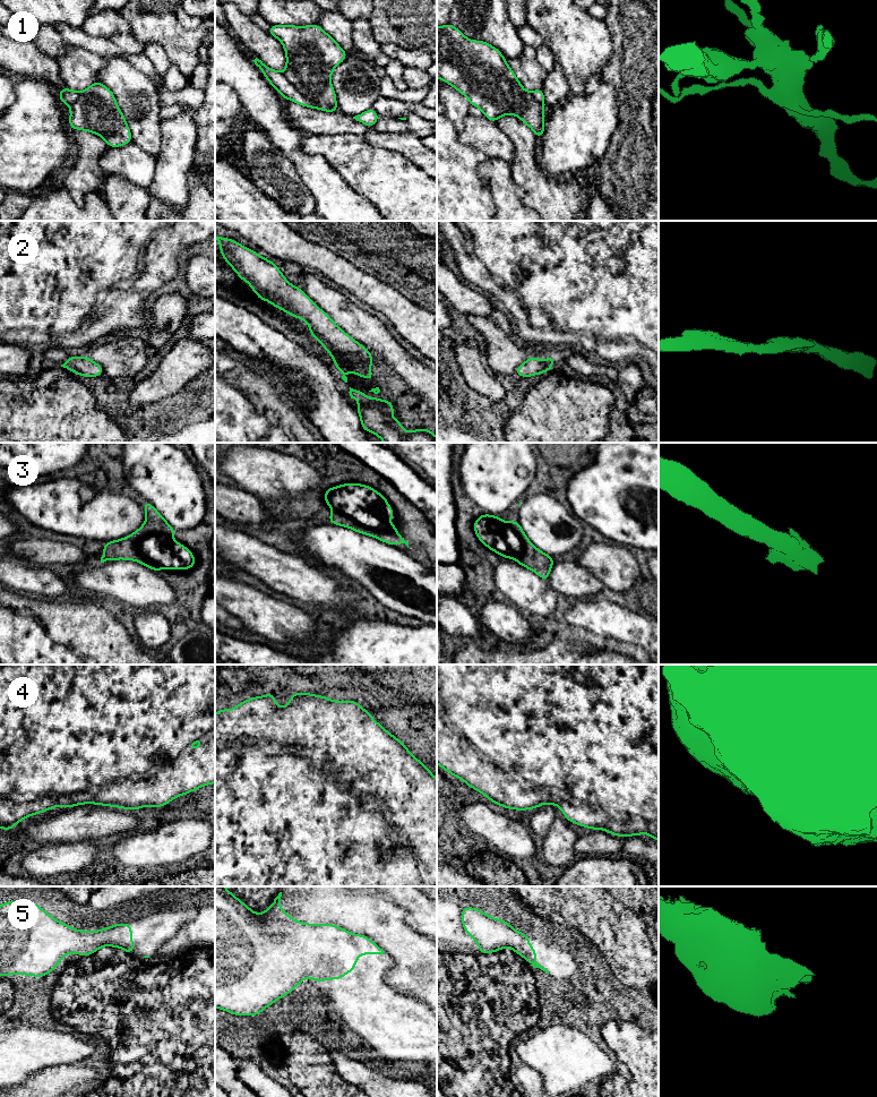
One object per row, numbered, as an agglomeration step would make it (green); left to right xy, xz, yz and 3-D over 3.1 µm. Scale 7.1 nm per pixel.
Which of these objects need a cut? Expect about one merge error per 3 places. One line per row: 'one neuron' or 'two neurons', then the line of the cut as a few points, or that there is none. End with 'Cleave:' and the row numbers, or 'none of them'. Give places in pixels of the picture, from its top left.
1: two neurons; cut xz (282, 73), (301, 94), (312, 100), (319, 108)
2: one neuron; cut none
3: one neuron; cut none
4: one neuron; cut none
5: one neuron; cut none
Cleave: 1

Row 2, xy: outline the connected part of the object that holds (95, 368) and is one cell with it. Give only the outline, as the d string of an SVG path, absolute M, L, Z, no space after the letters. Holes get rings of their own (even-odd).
M70 357L61 367L84 377L103 376L103 367L88 357Z

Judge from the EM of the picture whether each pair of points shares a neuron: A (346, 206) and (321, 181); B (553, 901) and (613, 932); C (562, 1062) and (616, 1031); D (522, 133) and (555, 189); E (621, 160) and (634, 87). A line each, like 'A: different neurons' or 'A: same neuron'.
A: same neuron
B: same neuron
C: different neurons
D: same neuron
E: same neuron

